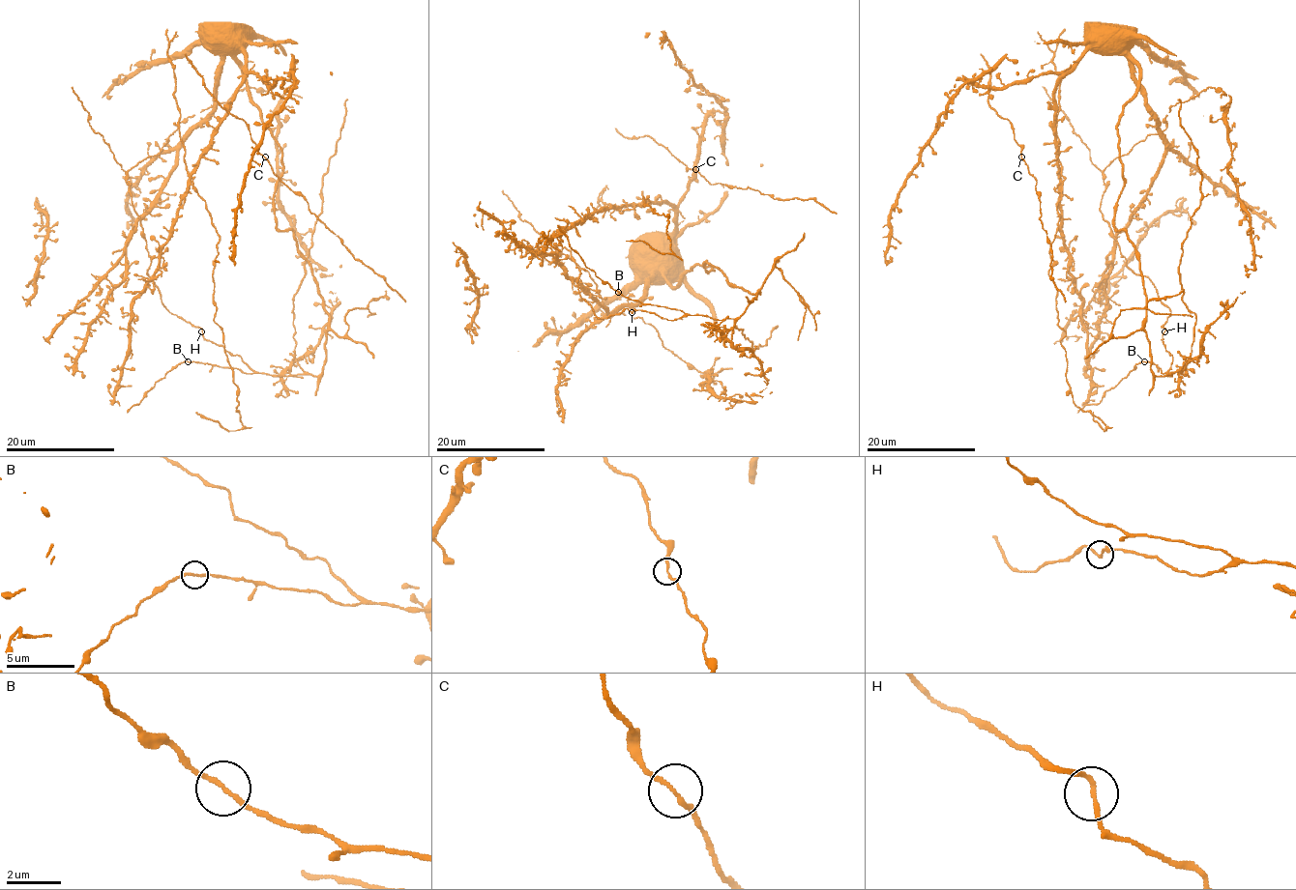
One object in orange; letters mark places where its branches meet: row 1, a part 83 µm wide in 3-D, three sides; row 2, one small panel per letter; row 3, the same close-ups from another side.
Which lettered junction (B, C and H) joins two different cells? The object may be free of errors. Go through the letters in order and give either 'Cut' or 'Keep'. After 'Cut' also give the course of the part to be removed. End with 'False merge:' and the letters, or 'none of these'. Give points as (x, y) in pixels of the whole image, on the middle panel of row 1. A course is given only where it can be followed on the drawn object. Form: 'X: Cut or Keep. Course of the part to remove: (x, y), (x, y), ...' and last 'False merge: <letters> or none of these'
B: Keep
C: Keep
H: Keep
False merge: none of these

